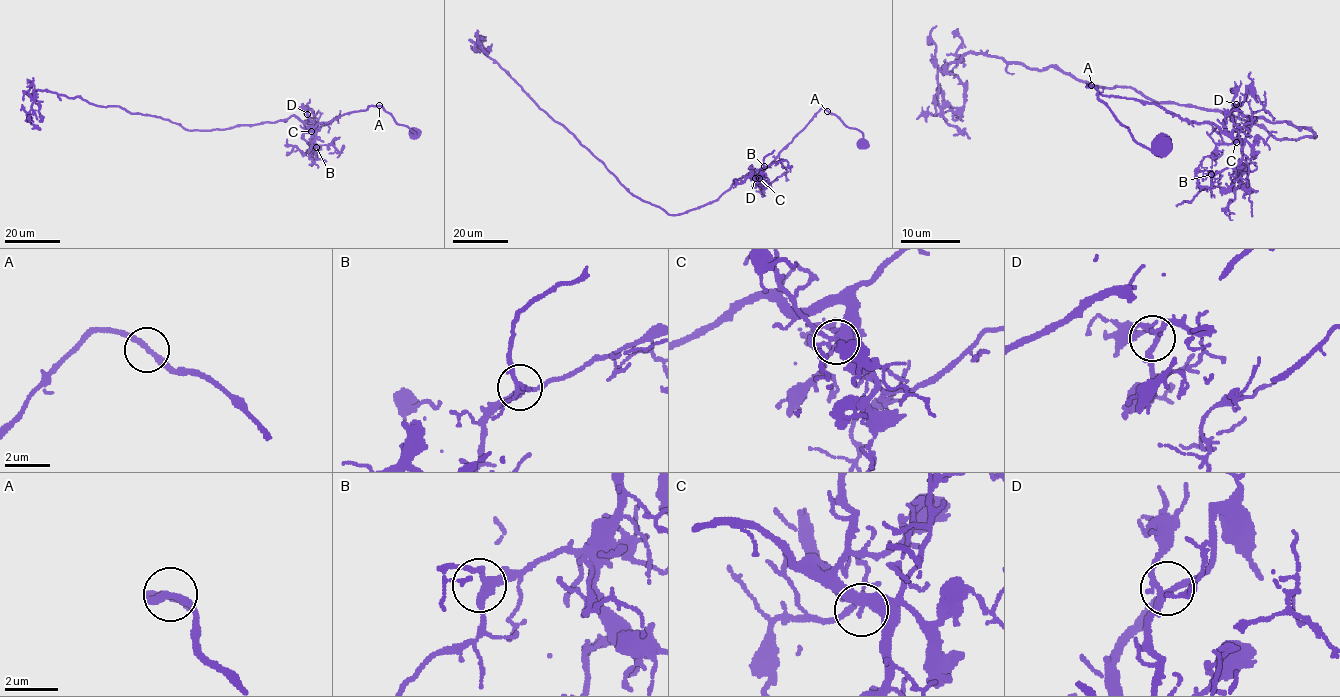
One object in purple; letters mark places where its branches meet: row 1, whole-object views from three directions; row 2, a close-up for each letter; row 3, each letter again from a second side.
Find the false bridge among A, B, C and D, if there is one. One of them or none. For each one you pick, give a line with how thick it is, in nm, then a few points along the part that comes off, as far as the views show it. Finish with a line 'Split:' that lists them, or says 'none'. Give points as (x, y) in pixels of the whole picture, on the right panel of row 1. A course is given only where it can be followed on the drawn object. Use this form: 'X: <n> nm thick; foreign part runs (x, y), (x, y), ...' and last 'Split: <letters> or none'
A: 240 nm thick; foreign part runs (1091, 85), (1099, 98), (1140, 145), (1152, 148), (1172, 145)
Split: A

